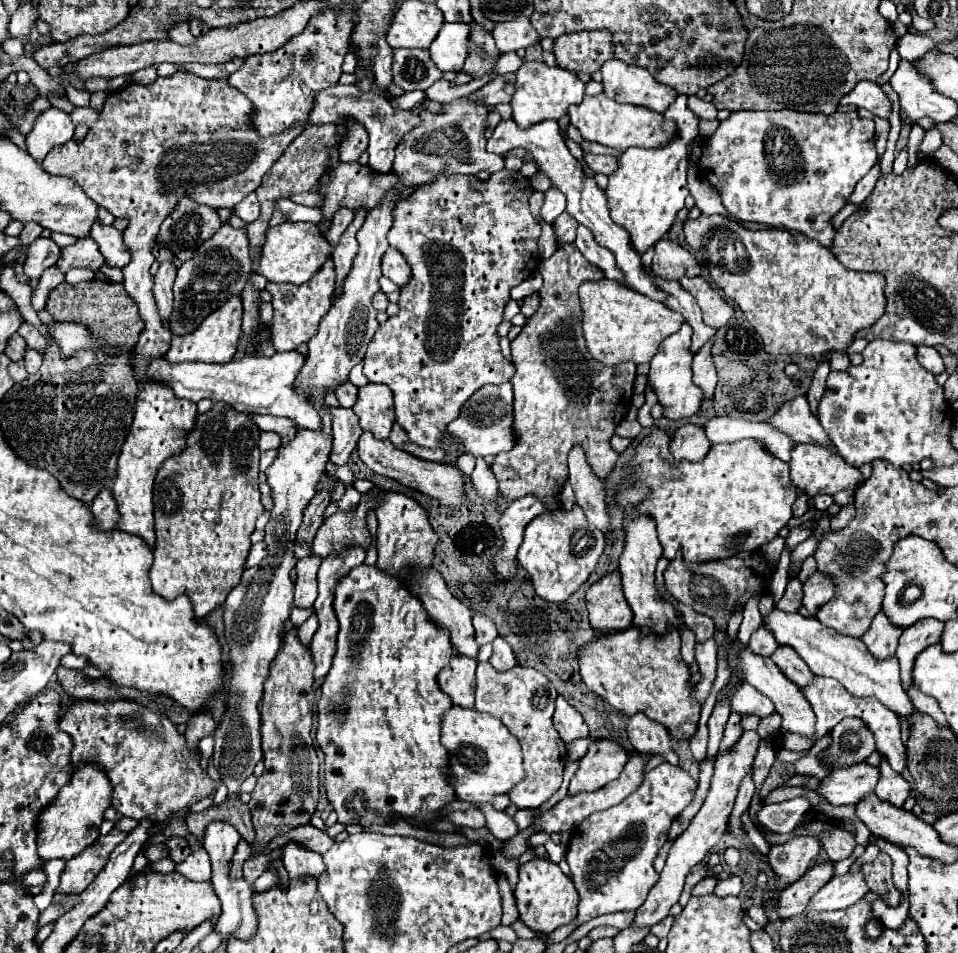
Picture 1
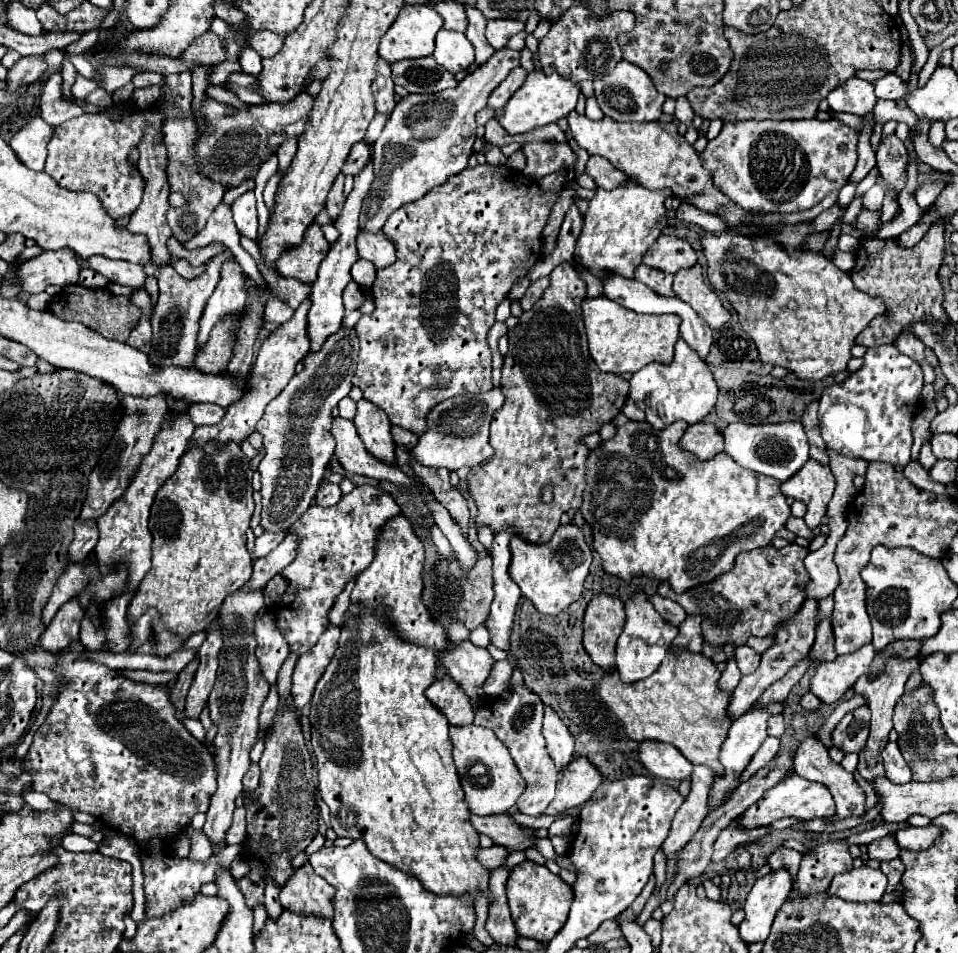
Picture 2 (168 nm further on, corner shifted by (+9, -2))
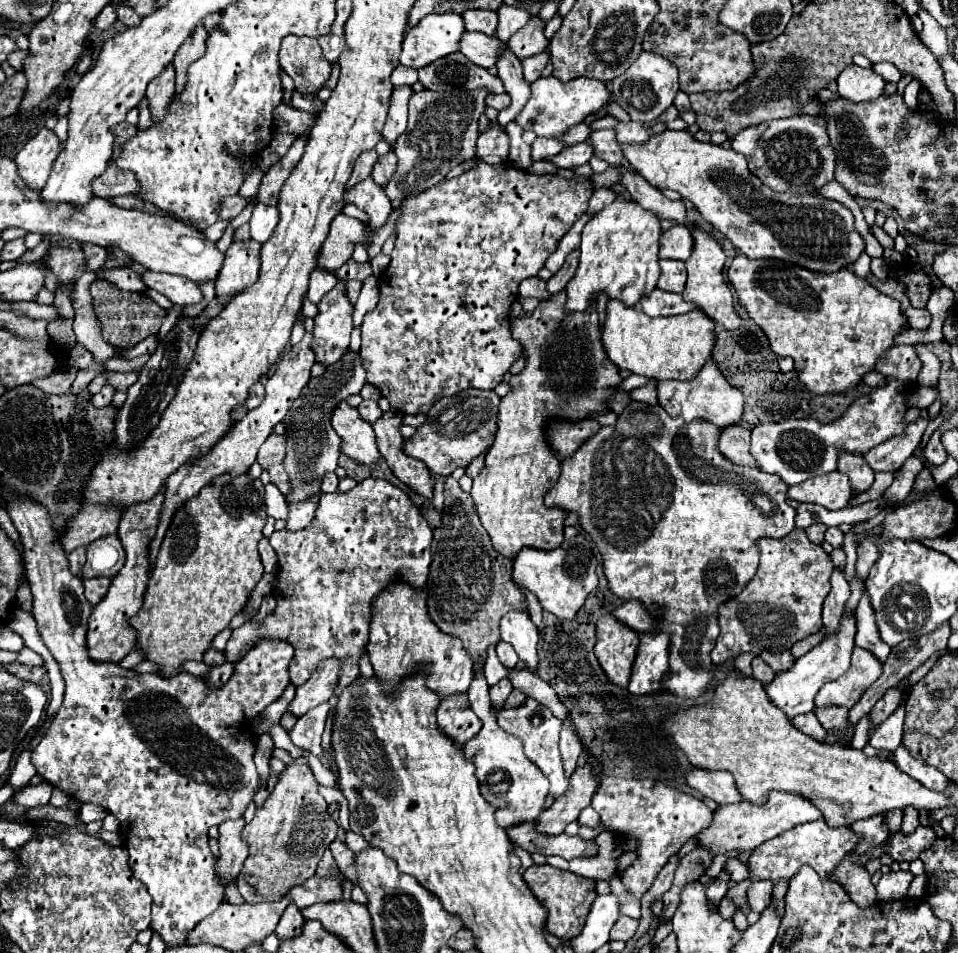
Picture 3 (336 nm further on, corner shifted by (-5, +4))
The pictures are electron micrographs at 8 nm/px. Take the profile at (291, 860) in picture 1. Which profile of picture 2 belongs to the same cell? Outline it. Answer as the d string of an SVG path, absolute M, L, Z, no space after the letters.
M309 863L301 865L293 871L293 875L285 881L279 901L283 907L289 907L299 913L317 913L321 917L333 915L331 899L335 889L323 879L317 877Z

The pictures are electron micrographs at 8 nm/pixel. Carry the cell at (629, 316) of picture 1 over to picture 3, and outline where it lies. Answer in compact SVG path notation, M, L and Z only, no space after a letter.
M609 301L607 321L603 329L603 345L607 357L619 367L635 375L653 379L687 381L697 377L701 367L711 359L715 347L715 321L703 311L689 311L673 317L647 317L641 309L623 307L619 301Z

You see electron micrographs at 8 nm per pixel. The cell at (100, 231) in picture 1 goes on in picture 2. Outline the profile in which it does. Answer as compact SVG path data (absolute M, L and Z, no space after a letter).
M93 255L87 259L87 265L91 269L95 269L97 273L105 275L109 281L115 281L115 283L121 283L121 285L127 285L131 289L139 289L143 287L143 281L145 281L145 271L141 265L133 265L129 261L115 261L115 259L109 259L109 257L103 257L103 255Z

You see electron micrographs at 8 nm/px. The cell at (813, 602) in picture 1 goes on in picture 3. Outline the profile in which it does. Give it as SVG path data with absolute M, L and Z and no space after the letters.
M919 417L915 423L909 423L901 435L891 437L889 441L881 443L879 447L873 447L865 455L869 467L873 471L895 473L905 463L905 459L913 455L913 451L919 445L929 421L931 421L931 417Z

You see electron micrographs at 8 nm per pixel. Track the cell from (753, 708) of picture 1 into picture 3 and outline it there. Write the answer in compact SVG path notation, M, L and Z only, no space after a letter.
M803 713L803 715L795 717L793 723L795 723L795 727L797 727L799 731L807 733L809 737L813 737L813 739L817 739L817 741L821 741L821 743L823 743L825 737L827 737L827 731L823 729L823 725L821 725L819 719L815 717L815 713Z

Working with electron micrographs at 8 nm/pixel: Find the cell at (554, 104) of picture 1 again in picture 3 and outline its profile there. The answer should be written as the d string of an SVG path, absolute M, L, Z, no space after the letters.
M541 77L535 83L531 83L531 99L527 101L527 107L523 107L523 111L519 113L517 123L523 129L535 131L539 137L557 139L565 135L571 127L583 123L587 115L597 113L607 103L609 95L611 95L609 87L597 79L579 77L573 79L571 83L561 83L555 77L547 77L547 79Z

